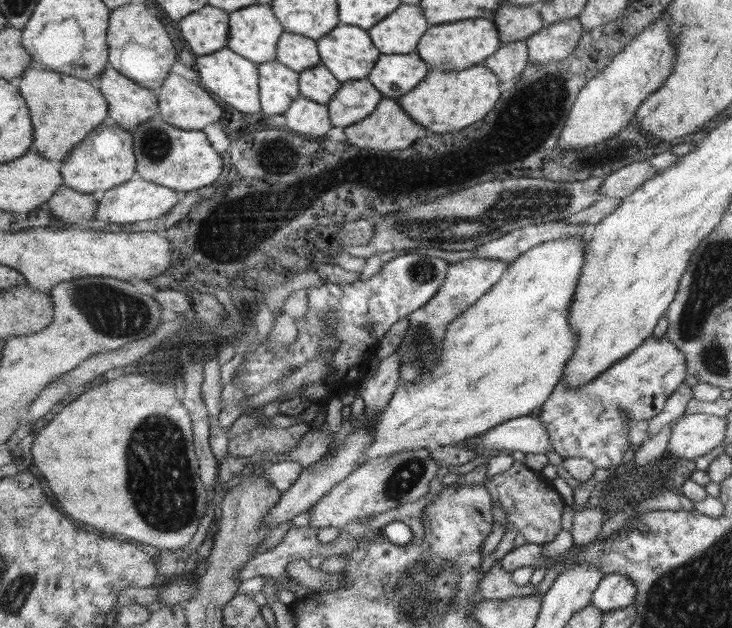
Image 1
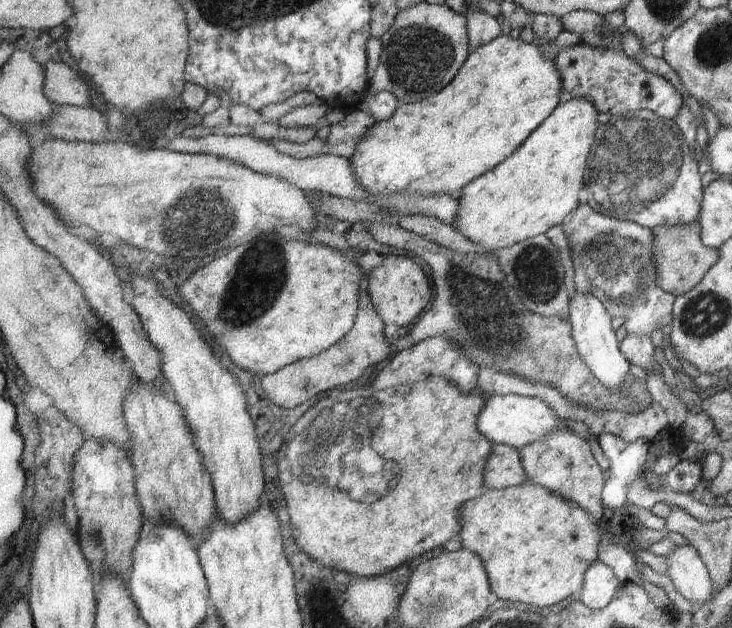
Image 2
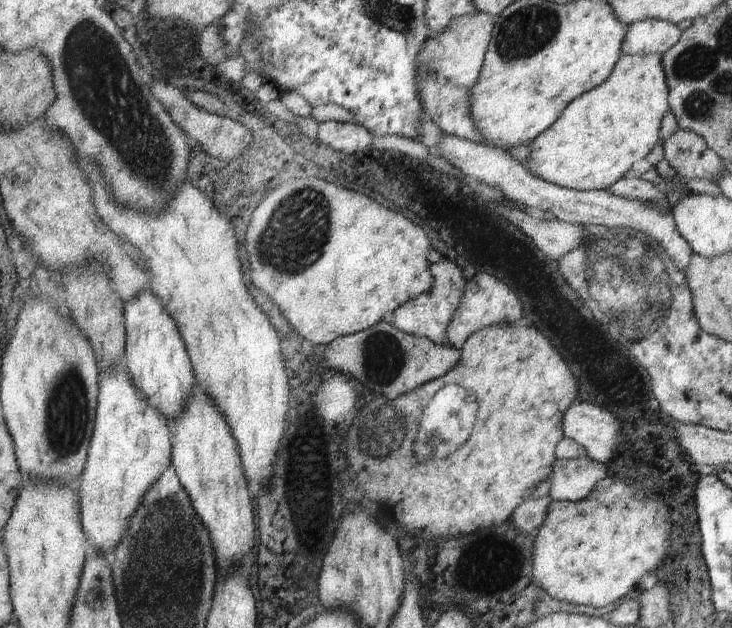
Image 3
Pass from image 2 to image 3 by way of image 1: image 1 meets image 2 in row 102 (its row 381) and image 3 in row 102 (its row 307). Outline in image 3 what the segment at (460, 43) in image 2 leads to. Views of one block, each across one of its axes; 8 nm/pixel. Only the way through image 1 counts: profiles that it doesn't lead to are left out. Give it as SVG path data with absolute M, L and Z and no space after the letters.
M478 11L473 16L459 16L451 22L451 26L445 32L431 34L427 45L421 48L421 54L419 54L417 90L423 102L425 116L440 131L493 147L493 144L487 142L485 136L477 130L475 118L471 114L471 98L473 97L471 88L477 84L483 70L494 29L494 23L488 15Z

